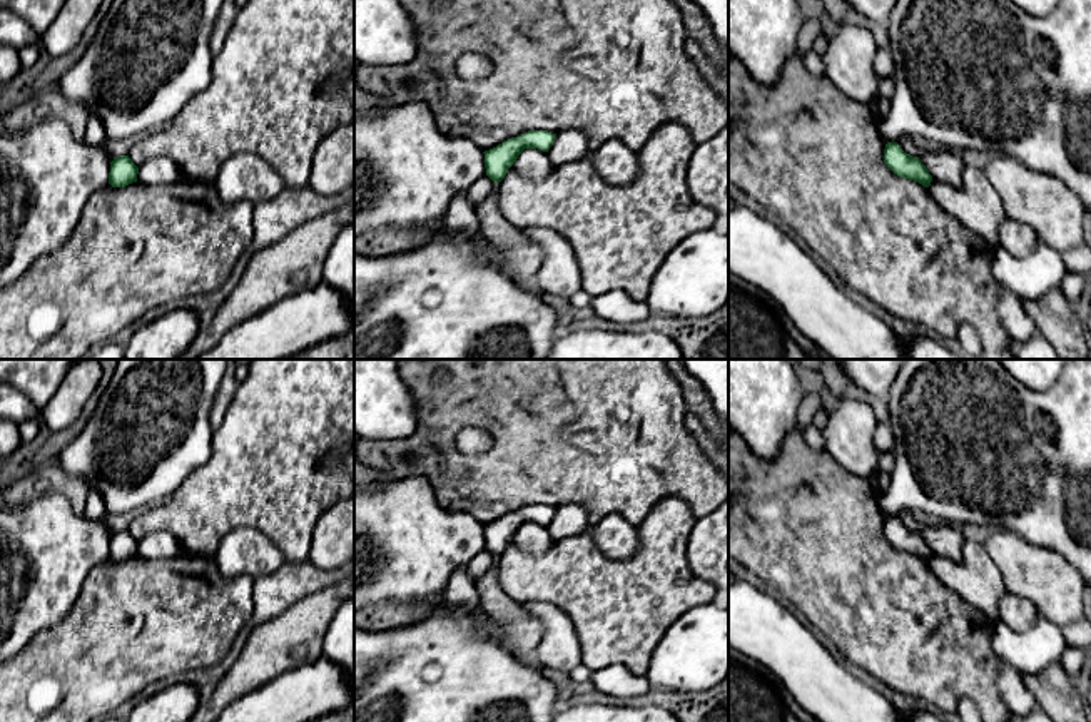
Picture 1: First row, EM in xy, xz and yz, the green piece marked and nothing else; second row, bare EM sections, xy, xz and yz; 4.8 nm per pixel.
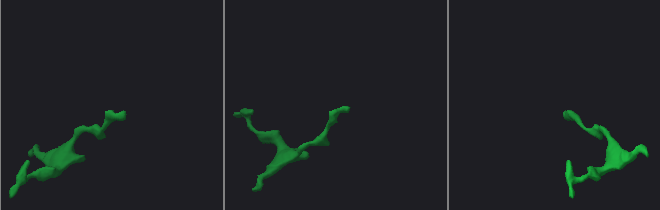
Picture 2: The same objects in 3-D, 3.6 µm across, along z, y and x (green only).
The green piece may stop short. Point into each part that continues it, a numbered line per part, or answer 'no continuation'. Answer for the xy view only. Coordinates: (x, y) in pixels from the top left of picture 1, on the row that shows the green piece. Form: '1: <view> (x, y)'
no continuation

